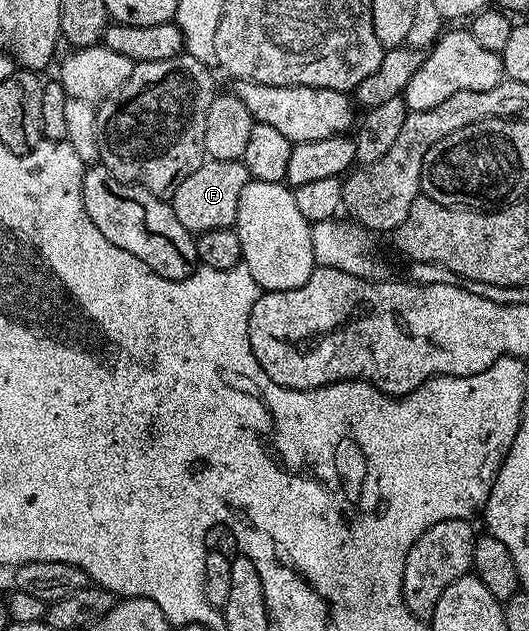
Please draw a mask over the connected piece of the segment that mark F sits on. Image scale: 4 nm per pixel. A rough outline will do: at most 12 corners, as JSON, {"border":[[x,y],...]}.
{"border":[[205,160],[168,203],[192,234],[233,228],[241,160]]}

